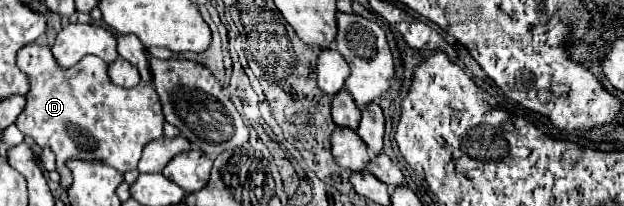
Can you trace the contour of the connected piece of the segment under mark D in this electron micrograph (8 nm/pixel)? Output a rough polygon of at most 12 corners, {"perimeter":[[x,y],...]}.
{"perimeter":[[17,53],[31,79],[17,127],[57,155],[137,169],[163,137],[153,85],[117,87],[87,55]]}

